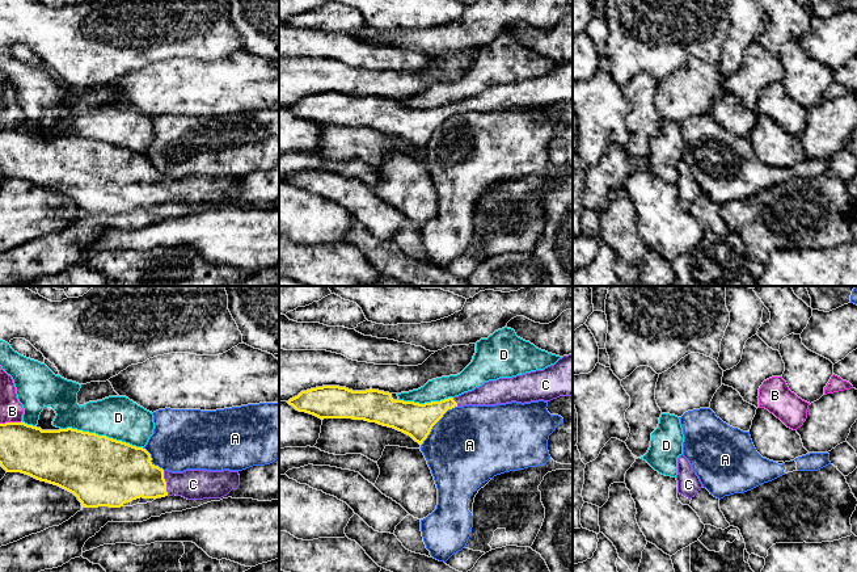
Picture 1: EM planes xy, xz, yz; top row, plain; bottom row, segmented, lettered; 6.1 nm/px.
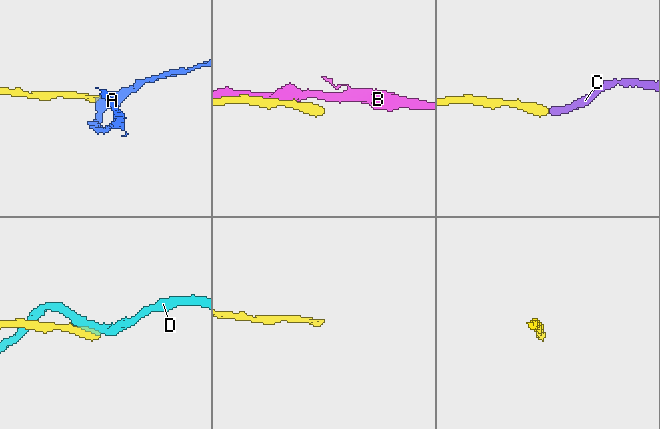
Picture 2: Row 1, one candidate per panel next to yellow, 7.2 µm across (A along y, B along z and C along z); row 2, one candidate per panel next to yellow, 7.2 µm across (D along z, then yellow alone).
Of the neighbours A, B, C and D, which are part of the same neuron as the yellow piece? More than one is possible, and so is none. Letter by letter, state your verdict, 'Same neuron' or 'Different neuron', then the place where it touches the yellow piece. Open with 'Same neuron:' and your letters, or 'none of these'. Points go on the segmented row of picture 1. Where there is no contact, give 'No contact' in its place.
Same neuron: C
A: Different neuron. Touches yellow at xz (435, 423)
B: Different neuron. Touches yellow at xy (11, 423)
C: Same neuron. Touches yellow at xy (165, 483)
D: Different neuron. Touches yellow at xy (101, 436)

